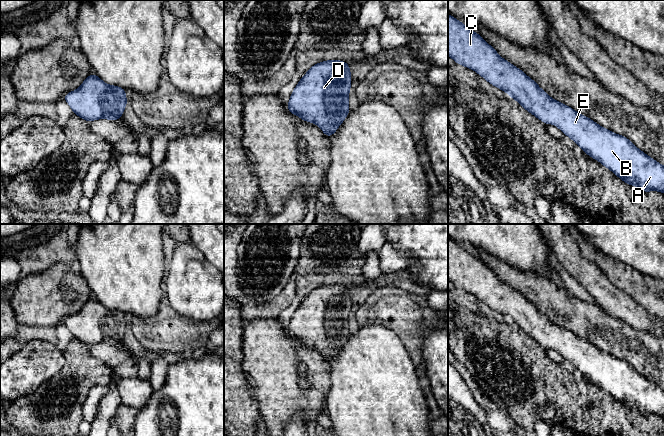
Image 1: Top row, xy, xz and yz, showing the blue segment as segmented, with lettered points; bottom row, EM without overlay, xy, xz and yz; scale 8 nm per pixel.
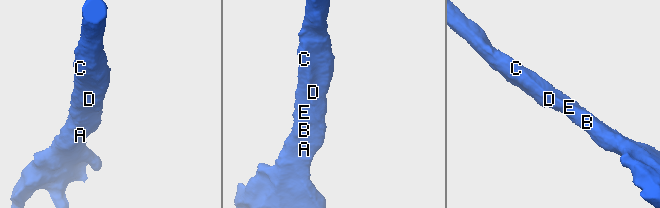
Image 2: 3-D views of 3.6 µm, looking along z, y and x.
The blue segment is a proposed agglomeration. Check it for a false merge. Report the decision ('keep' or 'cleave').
keep

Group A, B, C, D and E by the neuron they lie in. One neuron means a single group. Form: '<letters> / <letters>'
A B C D E

